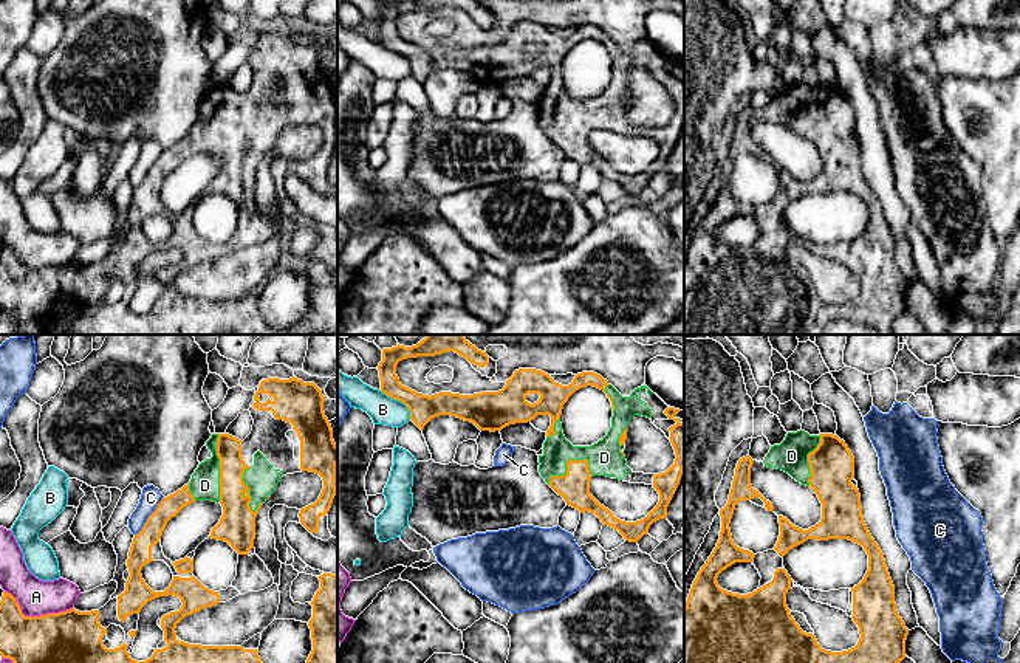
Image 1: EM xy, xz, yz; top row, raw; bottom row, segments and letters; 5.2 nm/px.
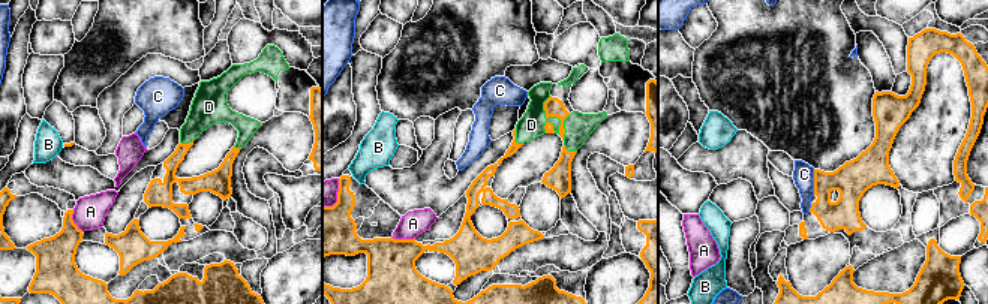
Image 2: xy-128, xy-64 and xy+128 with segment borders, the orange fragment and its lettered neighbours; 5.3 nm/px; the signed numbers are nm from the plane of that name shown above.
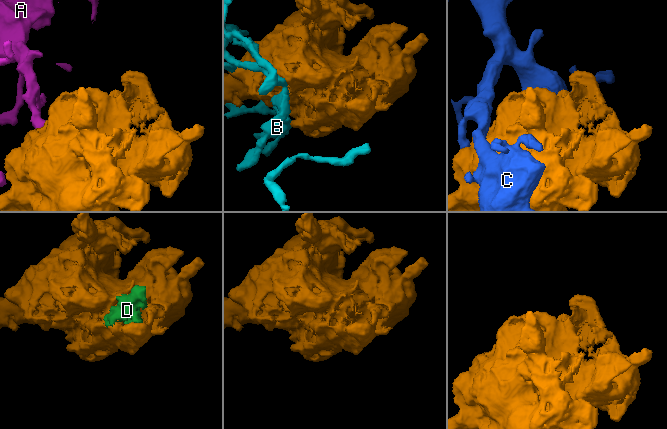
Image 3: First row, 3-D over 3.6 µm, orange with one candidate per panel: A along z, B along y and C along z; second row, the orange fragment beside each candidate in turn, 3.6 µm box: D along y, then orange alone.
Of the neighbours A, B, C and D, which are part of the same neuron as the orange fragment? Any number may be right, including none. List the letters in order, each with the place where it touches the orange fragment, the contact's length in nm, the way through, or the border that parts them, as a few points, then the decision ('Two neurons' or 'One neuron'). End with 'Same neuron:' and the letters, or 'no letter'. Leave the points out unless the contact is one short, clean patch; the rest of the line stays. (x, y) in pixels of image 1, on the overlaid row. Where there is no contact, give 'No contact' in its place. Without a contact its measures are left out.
A: Touches orange at xy (36, 617). Shared border 380 nm. Two neurons
B: Touches orange at xz (400, 400). Shared border 220 nm. Two neurons
C: Touches orange at xy (149, 516). Shared border 260 nm. Two neurons
D: Touches orange at xz (567, 467). Shared border 240 nm. One neuron
Same neuron: D

